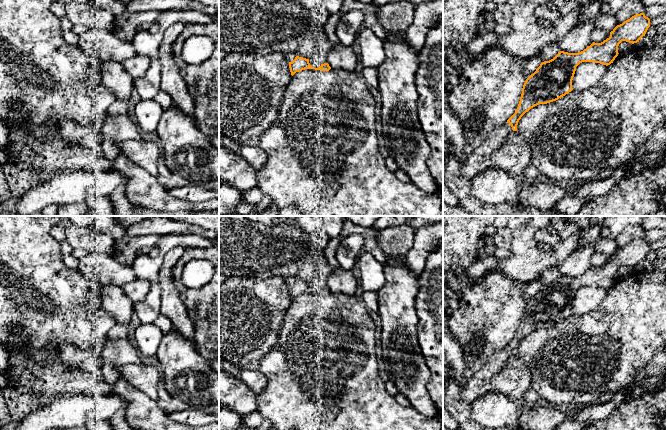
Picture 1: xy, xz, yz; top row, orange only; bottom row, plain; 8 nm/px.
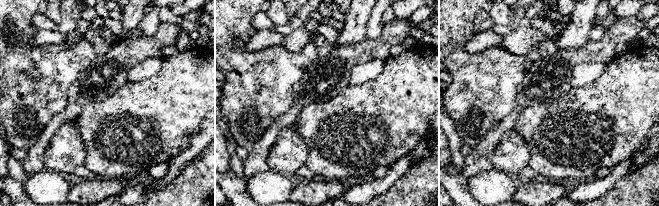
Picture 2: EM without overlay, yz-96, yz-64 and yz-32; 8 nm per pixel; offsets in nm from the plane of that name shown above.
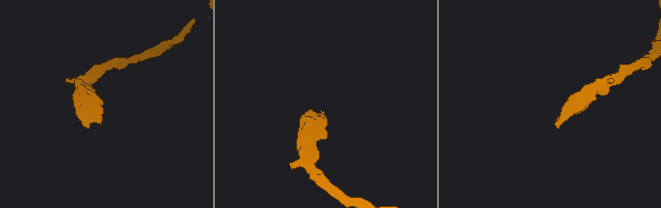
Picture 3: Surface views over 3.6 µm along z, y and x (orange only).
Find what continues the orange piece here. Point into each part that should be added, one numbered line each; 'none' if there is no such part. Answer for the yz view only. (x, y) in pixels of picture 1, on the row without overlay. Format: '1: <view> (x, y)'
1: yz (481, 383)

